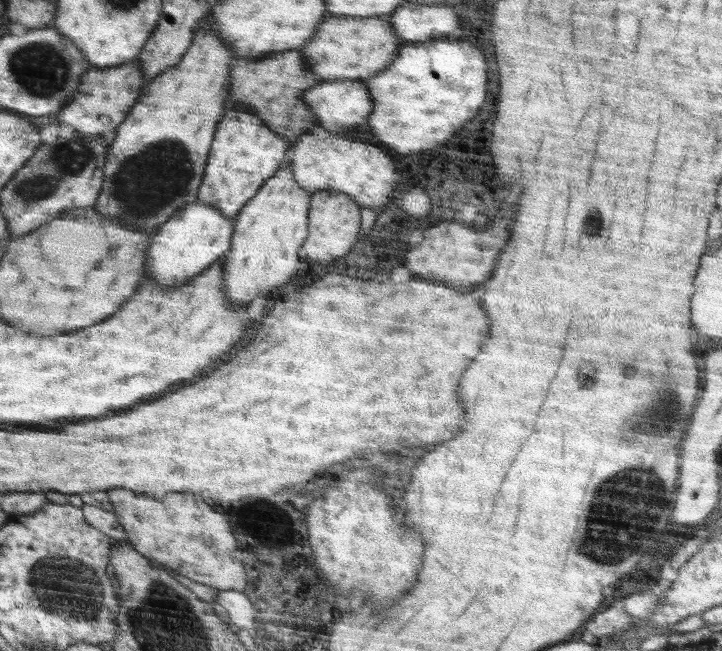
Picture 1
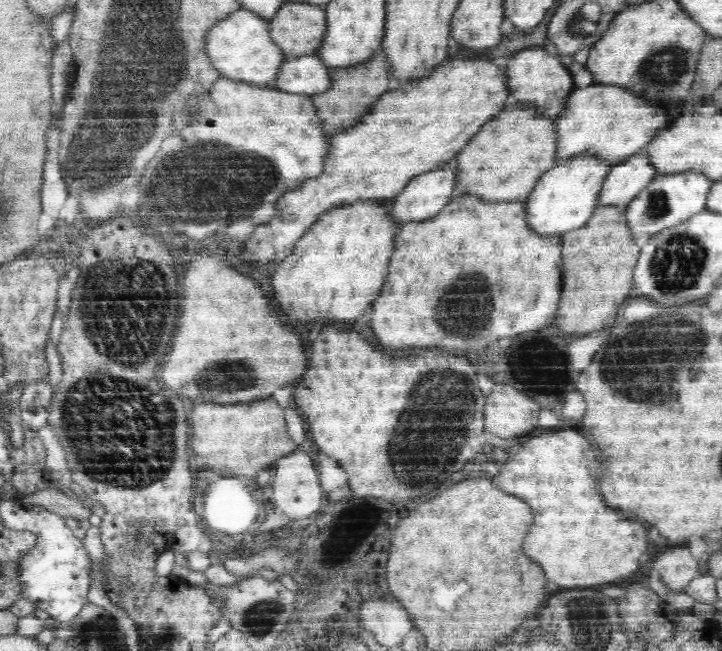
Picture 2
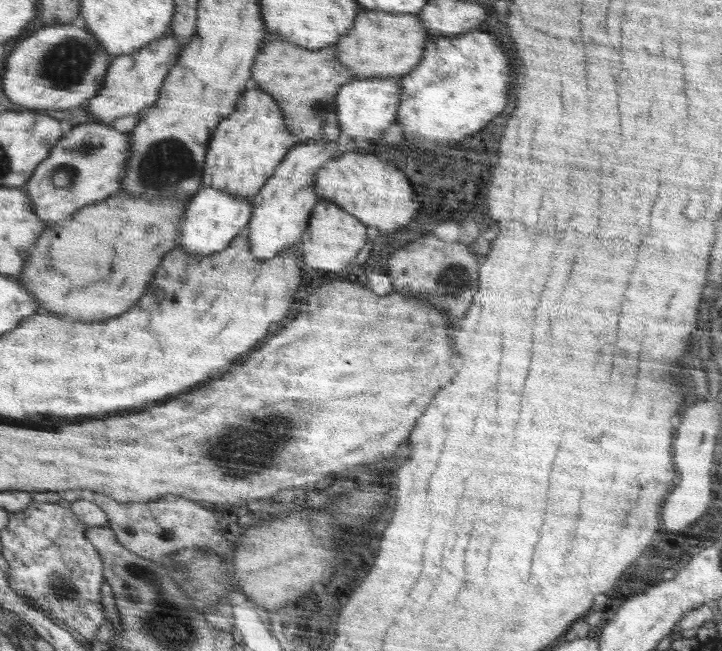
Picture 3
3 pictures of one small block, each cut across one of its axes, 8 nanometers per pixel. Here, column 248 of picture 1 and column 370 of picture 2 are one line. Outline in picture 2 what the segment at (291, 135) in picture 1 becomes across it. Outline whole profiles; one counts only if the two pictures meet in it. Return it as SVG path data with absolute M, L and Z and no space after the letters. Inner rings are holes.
M380 51L367 61L348 68L330 69L330 83L326 91L311 95L323 132L334 136L340 129L354 126L368 114L371 105L390 90L390 73L387 60Z

